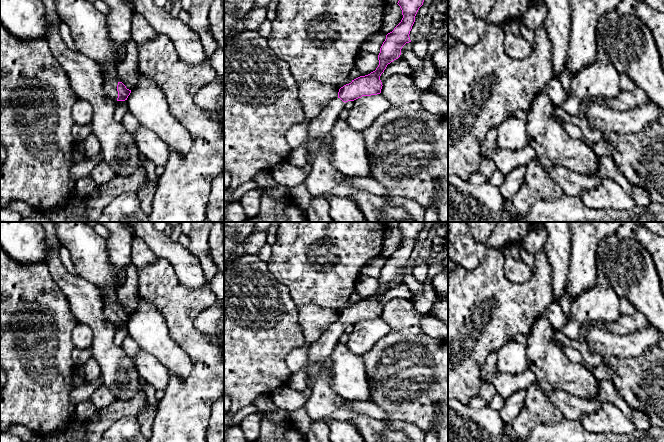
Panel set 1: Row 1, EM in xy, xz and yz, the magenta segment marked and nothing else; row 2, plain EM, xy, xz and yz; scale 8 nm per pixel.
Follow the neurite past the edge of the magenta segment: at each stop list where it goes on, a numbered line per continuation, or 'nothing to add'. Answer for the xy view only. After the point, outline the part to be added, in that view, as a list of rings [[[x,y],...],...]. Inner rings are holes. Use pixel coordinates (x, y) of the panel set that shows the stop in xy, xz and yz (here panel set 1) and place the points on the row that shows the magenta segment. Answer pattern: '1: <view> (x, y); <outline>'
1: xy (110, 86); [[[104,79],[104,89],[106,93],[115,100],[117,100],[118,98],[118,91],[117,91],[118,82],[119,82],[118,80]]]

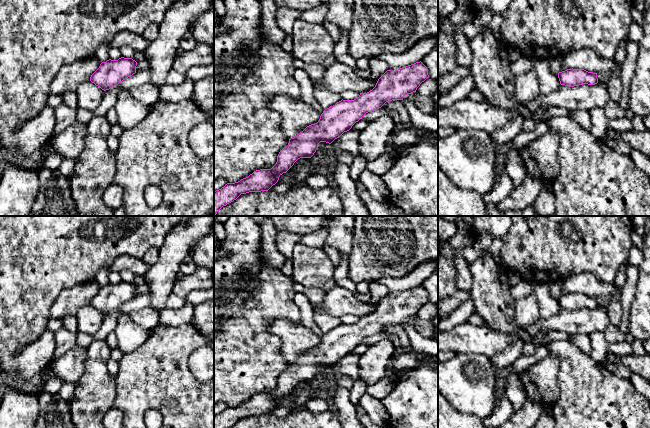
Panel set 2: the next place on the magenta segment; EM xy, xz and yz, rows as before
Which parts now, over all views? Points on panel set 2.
nothing to add

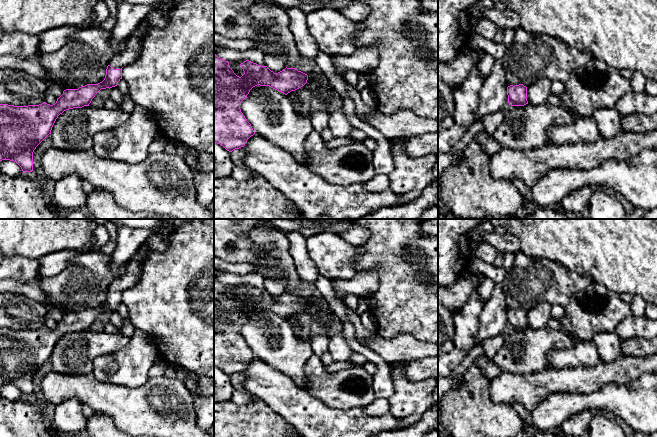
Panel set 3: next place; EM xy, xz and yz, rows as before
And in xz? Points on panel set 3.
nothing to add

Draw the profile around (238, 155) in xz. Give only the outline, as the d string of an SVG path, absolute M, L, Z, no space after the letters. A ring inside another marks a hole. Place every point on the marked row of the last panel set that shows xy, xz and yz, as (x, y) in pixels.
M244 147L235 149L231 152L231 159L235 165L245 165L245 156L246 153Z

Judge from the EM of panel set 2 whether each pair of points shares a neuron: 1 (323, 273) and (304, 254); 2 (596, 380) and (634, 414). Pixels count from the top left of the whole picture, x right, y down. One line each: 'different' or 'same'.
1: same
2: same

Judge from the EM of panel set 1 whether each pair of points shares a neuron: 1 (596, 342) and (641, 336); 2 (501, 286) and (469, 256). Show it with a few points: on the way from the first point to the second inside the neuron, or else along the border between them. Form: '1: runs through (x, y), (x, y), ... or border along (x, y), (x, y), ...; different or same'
1: runs through (607, 342), (630, 342); same
2: border along (497, 250), (490, 248), (471, 270), (458, 266); different

